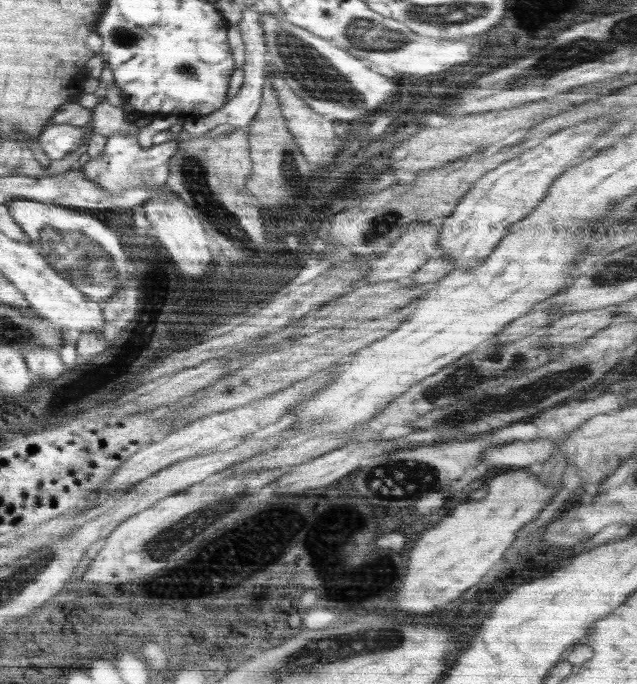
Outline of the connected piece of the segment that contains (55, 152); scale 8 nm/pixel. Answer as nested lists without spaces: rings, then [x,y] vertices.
[[[48,124],[39,136],[40,146],[50,161],[62,160],[67,154],[86,144],[84,128],[69,124]]]

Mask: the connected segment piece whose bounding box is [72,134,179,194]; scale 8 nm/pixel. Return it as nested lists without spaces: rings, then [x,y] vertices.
[[[114,134],[107,138],[106,147],[97,158],[87,160],[84,167],[75,165],[72,170],[84,173],[89,180],[104,188],[107,192],[117,194],[128,188],[158,188],[165,184],[169,175],[169,162],[179,150],[176,141],[163,142],[143,150],[138,145],[136,135]]]

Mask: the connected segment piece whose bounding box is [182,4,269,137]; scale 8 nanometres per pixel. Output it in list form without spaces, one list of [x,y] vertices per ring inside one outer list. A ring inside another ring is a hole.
[[[255,4],[248,5],[242,9],[242,19],[240,19],[240,32],[245,45],[245,63],[243,65],[243,84],[238,93],[230,99],[220,110],[208,114],[205,118],[197,119],[196,122],[185,120],[183,122],[182,132],[186,132],[191,136],[200,137],[204,132],[220,126],[221,124],[228,123],[236,130],[246,131],[256,119],[258,108],[260,108],[262,100],[263,84],[265,83],[266,70],[268,70],[267,61],[268,47],[264,41],[264,29],[260,23],[260,14],[262,10],[255,6]]]

